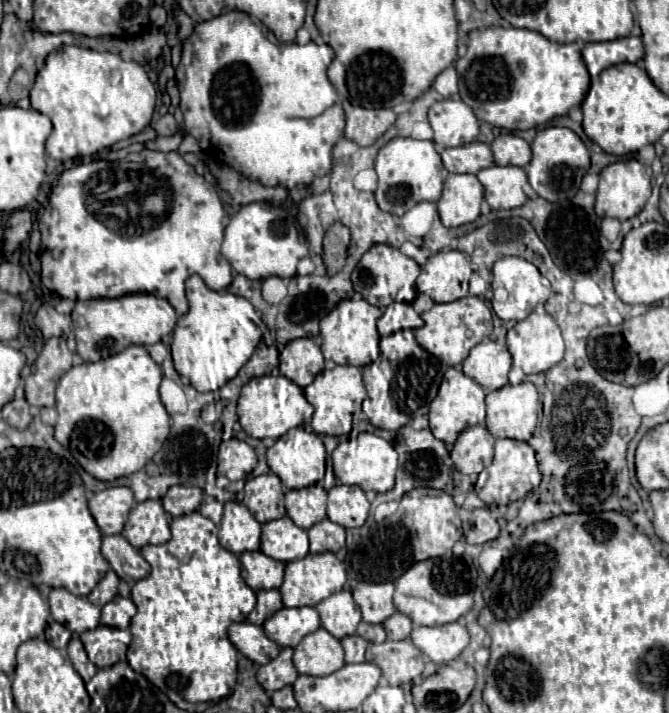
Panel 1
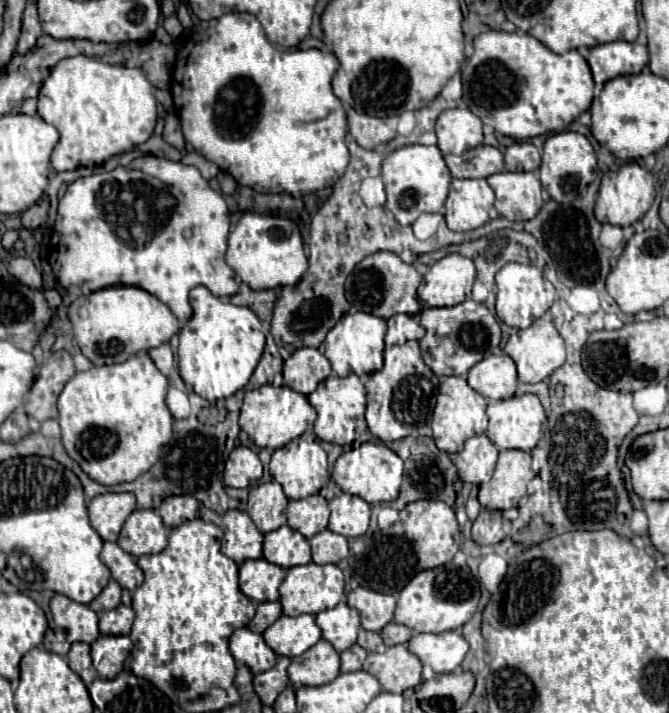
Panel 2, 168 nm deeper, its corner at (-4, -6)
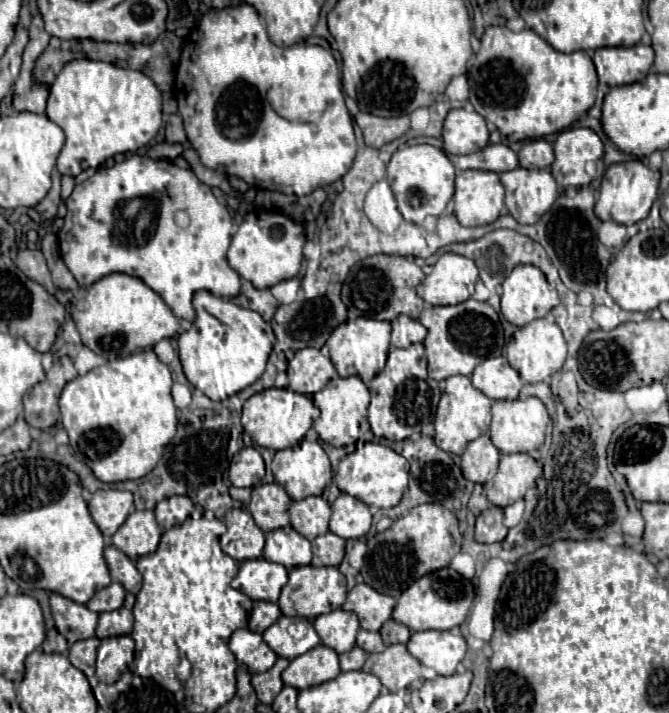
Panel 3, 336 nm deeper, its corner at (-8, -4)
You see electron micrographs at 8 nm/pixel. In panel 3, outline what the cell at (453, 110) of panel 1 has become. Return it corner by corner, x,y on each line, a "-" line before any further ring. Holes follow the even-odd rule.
452,110
444,120
444,150
448,154
472,154
488,144
486,120
474,110

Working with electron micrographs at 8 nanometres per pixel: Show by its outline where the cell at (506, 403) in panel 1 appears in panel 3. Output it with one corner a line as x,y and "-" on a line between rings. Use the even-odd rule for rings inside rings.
518,398
518,400
494,400
492,402
492,424
490,438
502,454
514,452
534,452
544,444
546,426
550,422
546,406
538,398

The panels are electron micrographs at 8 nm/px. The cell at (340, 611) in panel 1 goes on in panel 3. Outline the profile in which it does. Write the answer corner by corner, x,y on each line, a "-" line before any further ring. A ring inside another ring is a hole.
334,610
322,614
314,620
314,626
316,632
320,634
322,644
332,648
338,654
344,654
356,646
356,634
360,630
360,624
354,612

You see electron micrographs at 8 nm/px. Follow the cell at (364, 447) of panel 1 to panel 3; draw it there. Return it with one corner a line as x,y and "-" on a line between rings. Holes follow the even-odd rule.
368,442
340,460
338,470
334,474
334,482
344,494
352,494
354,498
360,498
366,506
392,508
400,502
404,490
408,488
408,470
410,466
404,456
396,454
392,448
384,444

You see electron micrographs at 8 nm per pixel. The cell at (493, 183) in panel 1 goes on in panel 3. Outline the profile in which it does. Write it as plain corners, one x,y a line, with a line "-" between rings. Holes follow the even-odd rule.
516,168
500,174
506,188
506,208
520,224
536,224
558,198
558,186
548,168

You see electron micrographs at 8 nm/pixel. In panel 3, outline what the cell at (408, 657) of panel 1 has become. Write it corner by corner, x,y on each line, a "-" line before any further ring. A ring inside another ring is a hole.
390,644
384,652
370,654
362,670
376,674
382,686
390,692
406,690
420,680
420,662
404,644

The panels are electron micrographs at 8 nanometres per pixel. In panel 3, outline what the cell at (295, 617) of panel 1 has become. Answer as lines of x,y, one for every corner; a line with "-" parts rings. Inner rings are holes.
282,616
276,624
272,624
272,626
262,634
262,638
264,638
264,642
266,642
278,656
288,658
288,660
294,660
296,656
300,656
300,654
304,654
304,652
308,652
308,650
312,650
314,646
320,644
320,638
318,638
318,634
316,634
312,622
304,620
304,624
306,624
306,628
308,628
308,630
306,630
306,636
300,638
300,640
294,640
294,638
288,634
288,618

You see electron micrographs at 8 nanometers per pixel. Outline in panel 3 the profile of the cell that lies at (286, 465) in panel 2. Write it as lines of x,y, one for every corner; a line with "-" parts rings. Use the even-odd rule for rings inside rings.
302,440
296,446
286,450
278,450
272,460
272,474
274,474
274,480
288,490
288,496
292,500
320,496
324,488
332,482
332,468
326,452
318,442
308,442
308,440

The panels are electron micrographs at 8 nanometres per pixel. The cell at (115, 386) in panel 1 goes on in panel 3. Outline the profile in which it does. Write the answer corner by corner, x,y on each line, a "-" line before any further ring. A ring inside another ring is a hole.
152,349
138,351
125,358
108,360
104,366
98,366
90,370
86,376
78,376
64,386
60,396
64,430
70,436
70,446
74,450
80,450
90,460
86,464
92,468
98,480
122,482
142,478
148,472
152,472
152,468
164,454
164,446
177,432
177,409
172,402
170,388
172,388
172,374
168,366
158,360

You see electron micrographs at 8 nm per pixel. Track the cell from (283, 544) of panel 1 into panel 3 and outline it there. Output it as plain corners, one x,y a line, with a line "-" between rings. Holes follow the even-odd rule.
292,526
272,530
266,534
264,558
282,564
284,568
310,564
312,560
310,542
302,534
298,534

